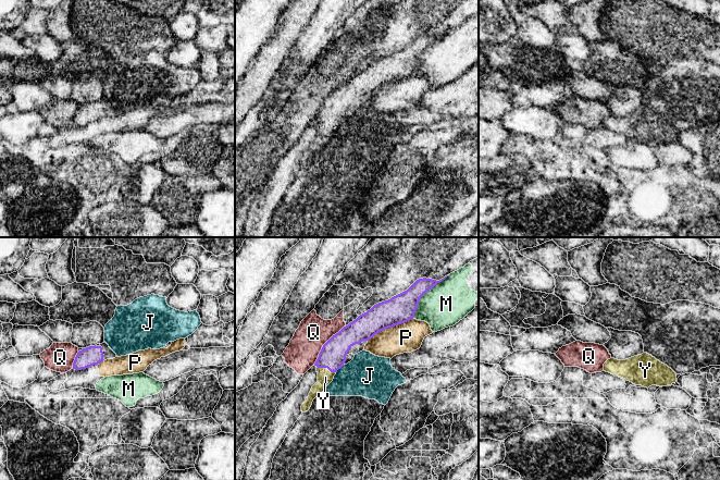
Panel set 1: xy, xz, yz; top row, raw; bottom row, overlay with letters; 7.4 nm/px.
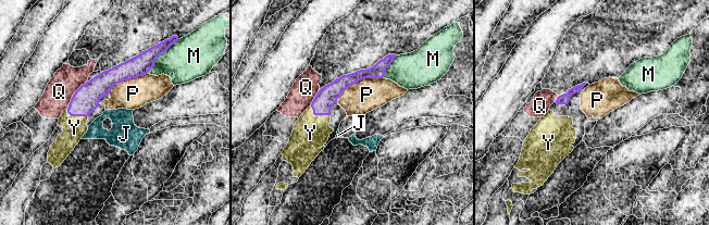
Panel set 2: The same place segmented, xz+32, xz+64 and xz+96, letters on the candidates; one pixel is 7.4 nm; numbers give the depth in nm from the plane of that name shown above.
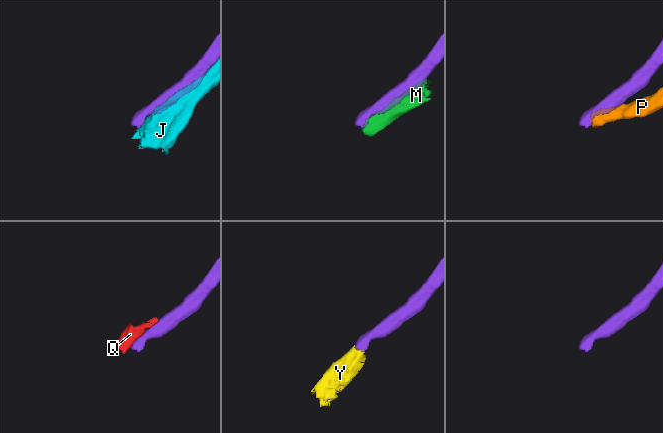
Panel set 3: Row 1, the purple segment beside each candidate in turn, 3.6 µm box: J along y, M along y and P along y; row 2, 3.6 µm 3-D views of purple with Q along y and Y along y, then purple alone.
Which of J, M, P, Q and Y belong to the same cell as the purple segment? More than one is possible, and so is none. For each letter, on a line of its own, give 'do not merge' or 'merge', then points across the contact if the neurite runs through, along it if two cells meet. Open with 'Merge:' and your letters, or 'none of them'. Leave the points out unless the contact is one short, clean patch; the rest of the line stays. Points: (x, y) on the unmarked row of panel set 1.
Merge: Y
J: do not merge
M: do not merge
P: do not merge
Q: do not merge
Y: merge; runs through xz (333, 110), (326, 123), (325, 133)

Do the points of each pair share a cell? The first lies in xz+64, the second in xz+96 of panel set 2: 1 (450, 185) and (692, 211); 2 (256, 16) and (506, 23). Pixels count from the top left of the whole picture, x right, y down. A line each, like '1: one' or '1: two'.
1: one
2: two

